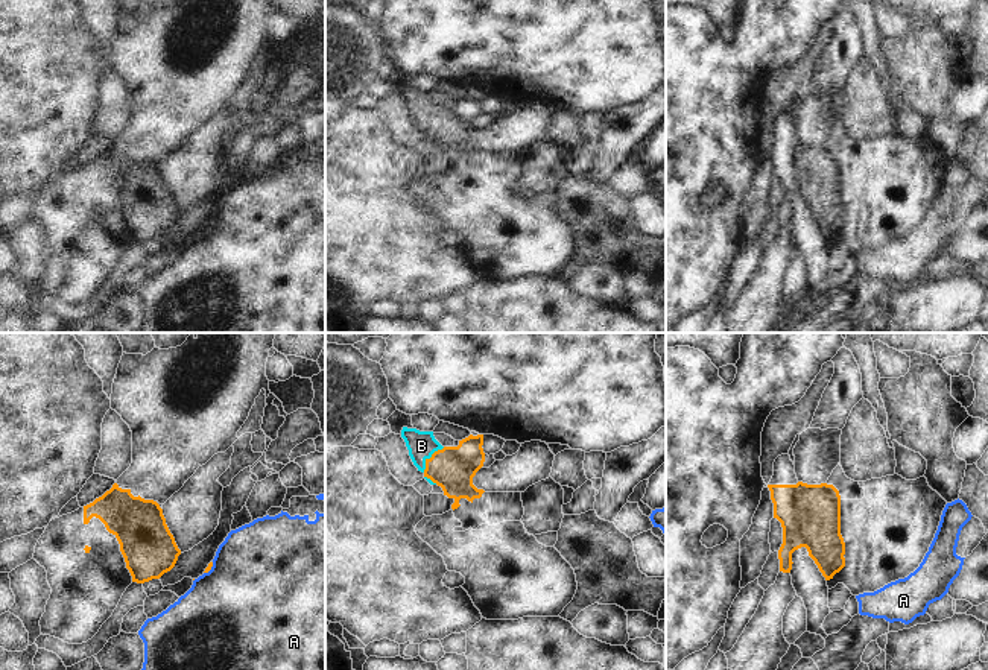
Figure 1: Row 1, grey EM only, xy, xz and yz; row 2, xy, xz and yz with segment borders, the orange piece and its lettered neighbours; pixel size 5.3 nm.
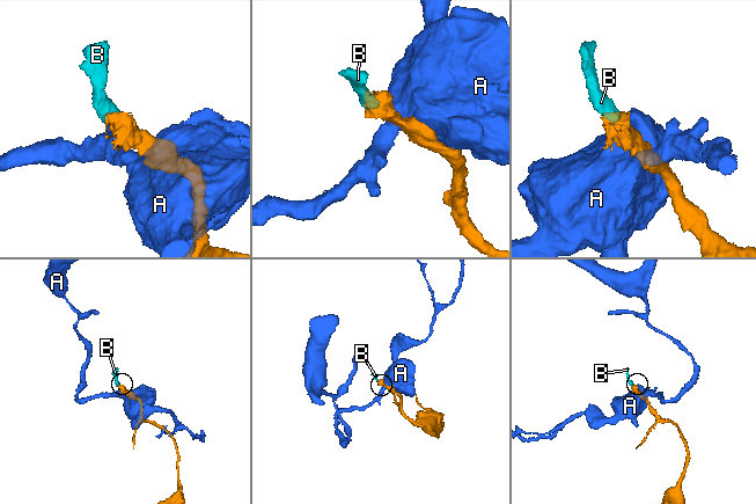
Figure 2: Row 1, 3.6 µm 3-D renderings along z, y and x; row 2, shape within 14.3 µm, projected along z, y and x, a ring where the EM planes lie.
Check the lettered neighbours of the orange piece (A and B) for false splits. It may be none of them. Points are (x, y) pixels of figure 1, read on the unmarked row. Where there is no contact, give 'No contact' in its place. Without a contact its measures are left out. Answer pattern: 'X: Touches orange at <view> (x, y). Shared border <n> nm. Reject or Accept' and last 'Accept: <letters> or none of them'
A: Touches orange at xy (210, 228). Shared border 80 nm. Reject
B: Touches orange at xz (430, 117). Shared border 180 nm. Accept
Accept: B.

